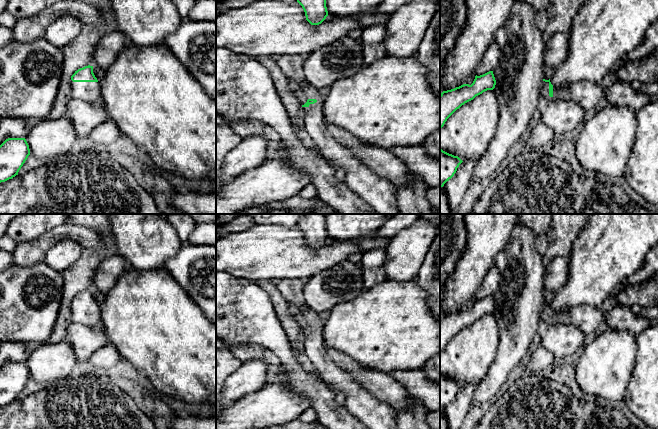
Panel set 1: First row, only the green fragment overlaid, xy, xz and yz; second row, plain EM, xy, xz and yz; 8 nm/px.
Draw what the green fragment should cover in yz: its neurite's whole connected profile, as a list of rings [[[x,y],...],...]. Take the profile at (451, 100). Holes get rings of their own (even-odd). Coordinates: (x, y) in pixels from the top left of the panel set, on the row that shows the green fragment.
[[[493,71],[483,75],[475,76],[471,85],[463,84],[440,94],[440,129],[447,119],[462,105],[473,100],[476,96],[487,90],[493,90],[496,80]]]

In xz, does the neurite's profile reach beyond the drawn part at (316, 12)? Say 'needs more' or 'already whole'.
already whole

